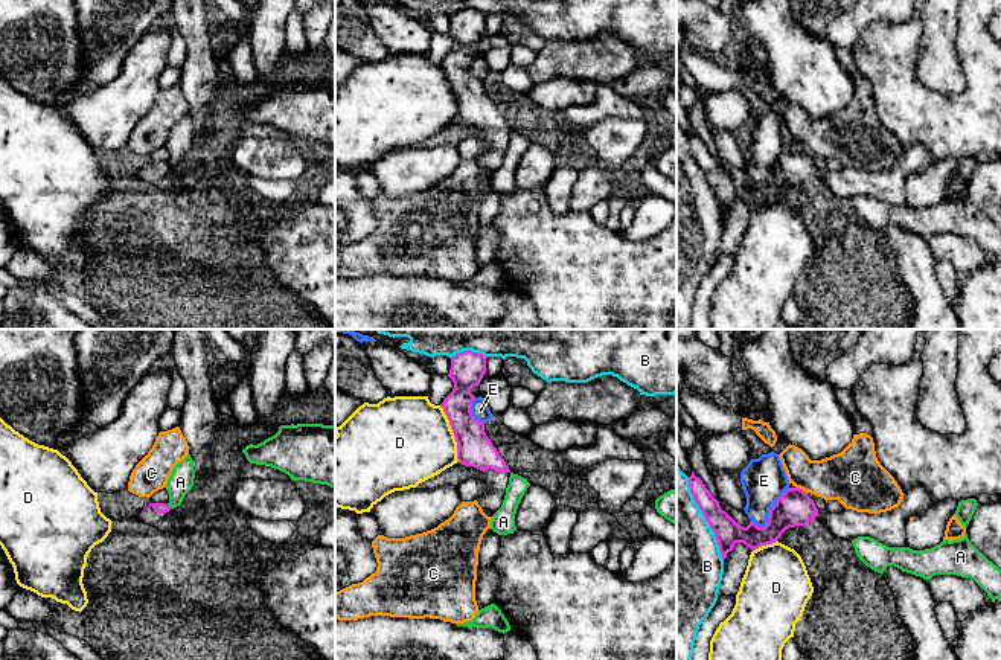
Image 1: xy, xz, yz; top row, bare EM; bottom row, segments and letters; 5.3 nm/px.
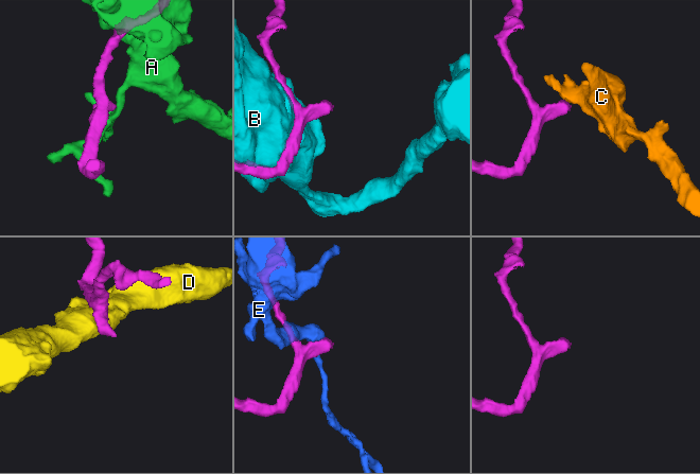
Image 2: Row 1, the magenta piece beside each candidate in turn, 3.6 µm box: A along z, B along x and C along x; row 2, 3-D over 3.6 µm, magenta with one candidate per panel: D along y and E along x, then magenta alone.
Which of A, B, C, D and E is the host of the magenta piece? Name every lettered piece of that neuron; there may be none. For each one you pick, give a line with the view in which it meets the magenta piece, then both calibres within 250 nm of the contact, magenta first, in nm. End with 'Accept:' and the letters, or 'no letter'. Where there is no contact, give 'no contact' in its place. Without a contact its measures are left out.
Accept: no letter

